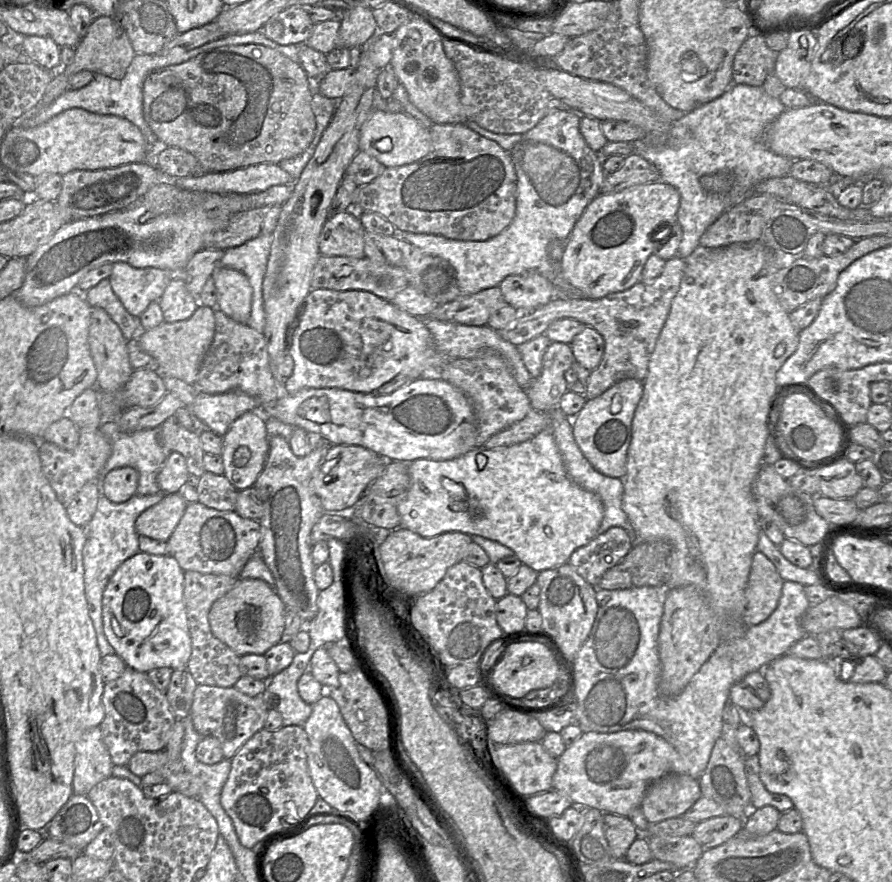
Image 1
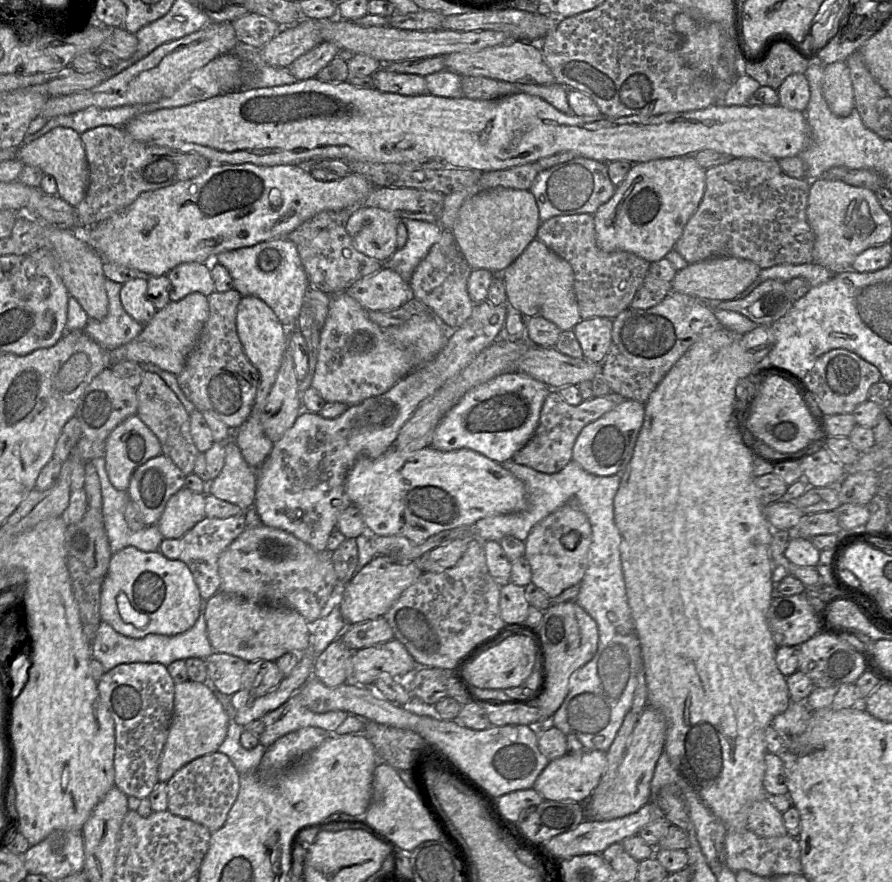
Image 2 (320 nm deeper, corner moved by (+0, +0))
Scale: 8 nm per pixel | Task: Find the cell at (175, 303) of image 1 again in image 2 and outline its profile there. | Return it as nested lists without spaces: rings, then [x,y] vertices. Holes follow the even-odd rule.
[[[187,262],[171,269],[169,279],[169,299],[176,302],[190,293],[199,292],[209,296],[215,291],[214,282],[210,272],[210,262]]]

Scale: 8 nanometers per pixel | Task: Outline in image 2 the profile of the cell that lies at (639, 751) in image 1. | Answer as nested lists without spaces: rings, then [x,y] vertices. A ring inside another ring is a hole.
[[[583,751],[573,755],[565,754],[550,760],[534,782],[533,789],[545,800],[574,801],[583,803],[590,797],[598,785],[607,765],[607,754],[604,751]]]

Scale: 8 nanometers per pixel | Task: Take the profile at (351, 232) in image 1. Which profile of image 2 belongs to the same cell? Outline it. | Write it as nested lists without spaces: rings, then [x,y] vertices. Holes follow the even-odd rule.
[[[362,206],[347,216],[344,225],[359,252],[383,263],[398,249],[397,226],[401,221],[392,212]]]

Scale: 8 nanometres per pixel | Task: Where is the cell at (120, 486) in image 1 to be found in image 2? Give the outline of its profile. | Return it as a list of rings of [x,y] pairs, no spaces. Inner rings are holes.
[[[137,414],[117,425],[105,440],[105,468],[111,484],[118,490],[127,491],[134,471],[149,459],[162,454],[158,438],[142,422]]]

